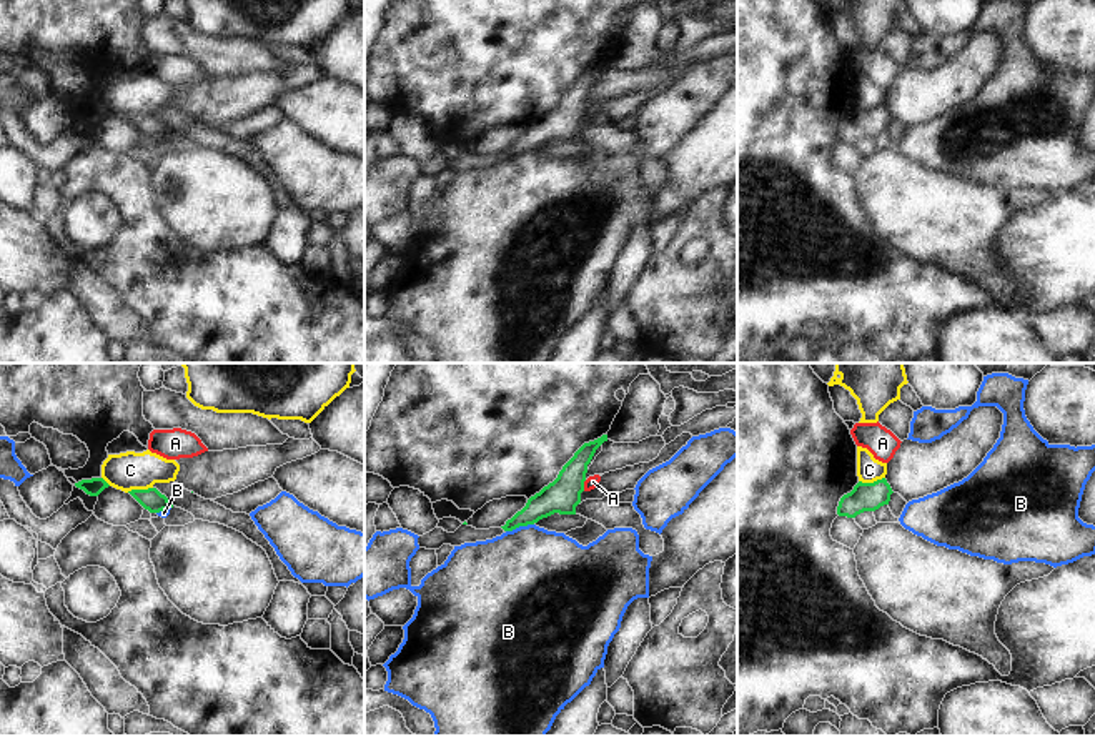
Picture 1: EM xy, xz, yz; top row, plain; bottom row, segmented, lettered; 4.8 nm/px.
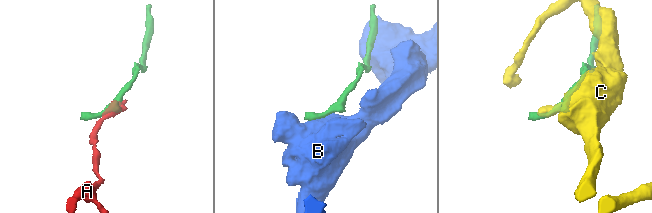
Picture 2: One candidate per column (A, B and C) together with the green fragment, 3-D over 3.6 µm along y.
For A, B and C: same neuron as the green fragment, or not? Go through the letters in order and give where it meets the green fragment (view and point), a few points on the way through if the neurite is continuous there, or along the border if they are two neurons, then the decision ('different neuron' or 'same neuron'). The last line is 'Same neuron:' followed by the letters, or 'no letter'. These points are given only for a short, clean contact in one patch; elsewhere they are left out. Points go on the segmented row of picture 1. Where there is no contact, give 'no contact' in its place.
A: meets green in xz at (583, 485); border along xz (586, 480), (583, 490); different neuron
B: meets green in xz at (520, 525); border along xz (533, 523), (506, 532); different neuron
C: meets green in yz at (871, 483); border along yz (884, 477), (874, 482), (859, 482); different neuron
Same neuron: no letter

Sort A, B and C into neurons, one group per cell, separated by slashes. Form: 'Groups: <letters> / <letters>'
Groups: A / B / C

